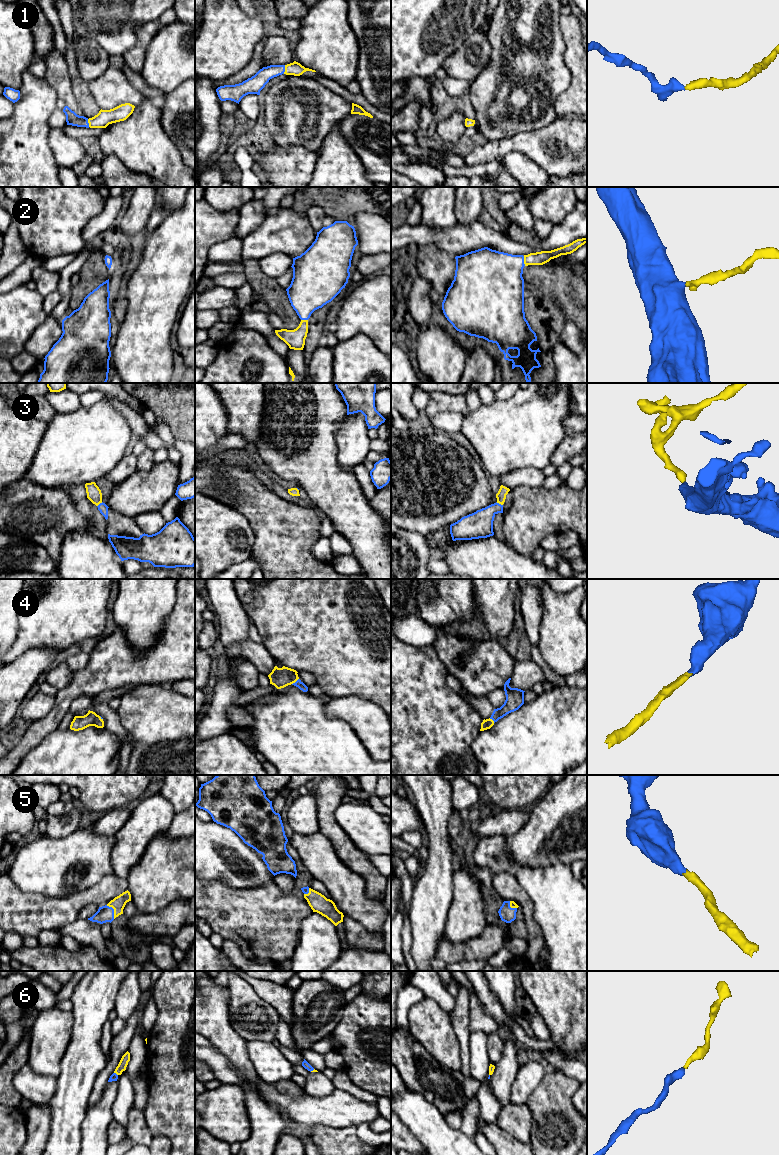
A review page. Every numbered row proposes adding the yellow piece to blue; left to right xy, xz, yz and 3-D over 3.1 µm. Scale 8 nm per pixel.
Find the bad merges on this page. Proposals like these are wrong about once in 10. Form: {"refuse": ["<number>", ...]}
{"refuse": []}

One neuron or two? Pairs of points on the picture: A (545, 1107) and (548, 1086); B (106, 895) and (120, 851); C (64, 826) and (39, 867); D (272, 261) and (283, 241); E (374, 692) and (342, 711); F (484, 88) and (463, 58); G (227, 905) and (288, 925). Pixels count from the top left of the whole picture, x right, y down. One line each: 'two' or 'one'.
A: one
B: two
C: two
D: two
E: two
F: two
G: one

